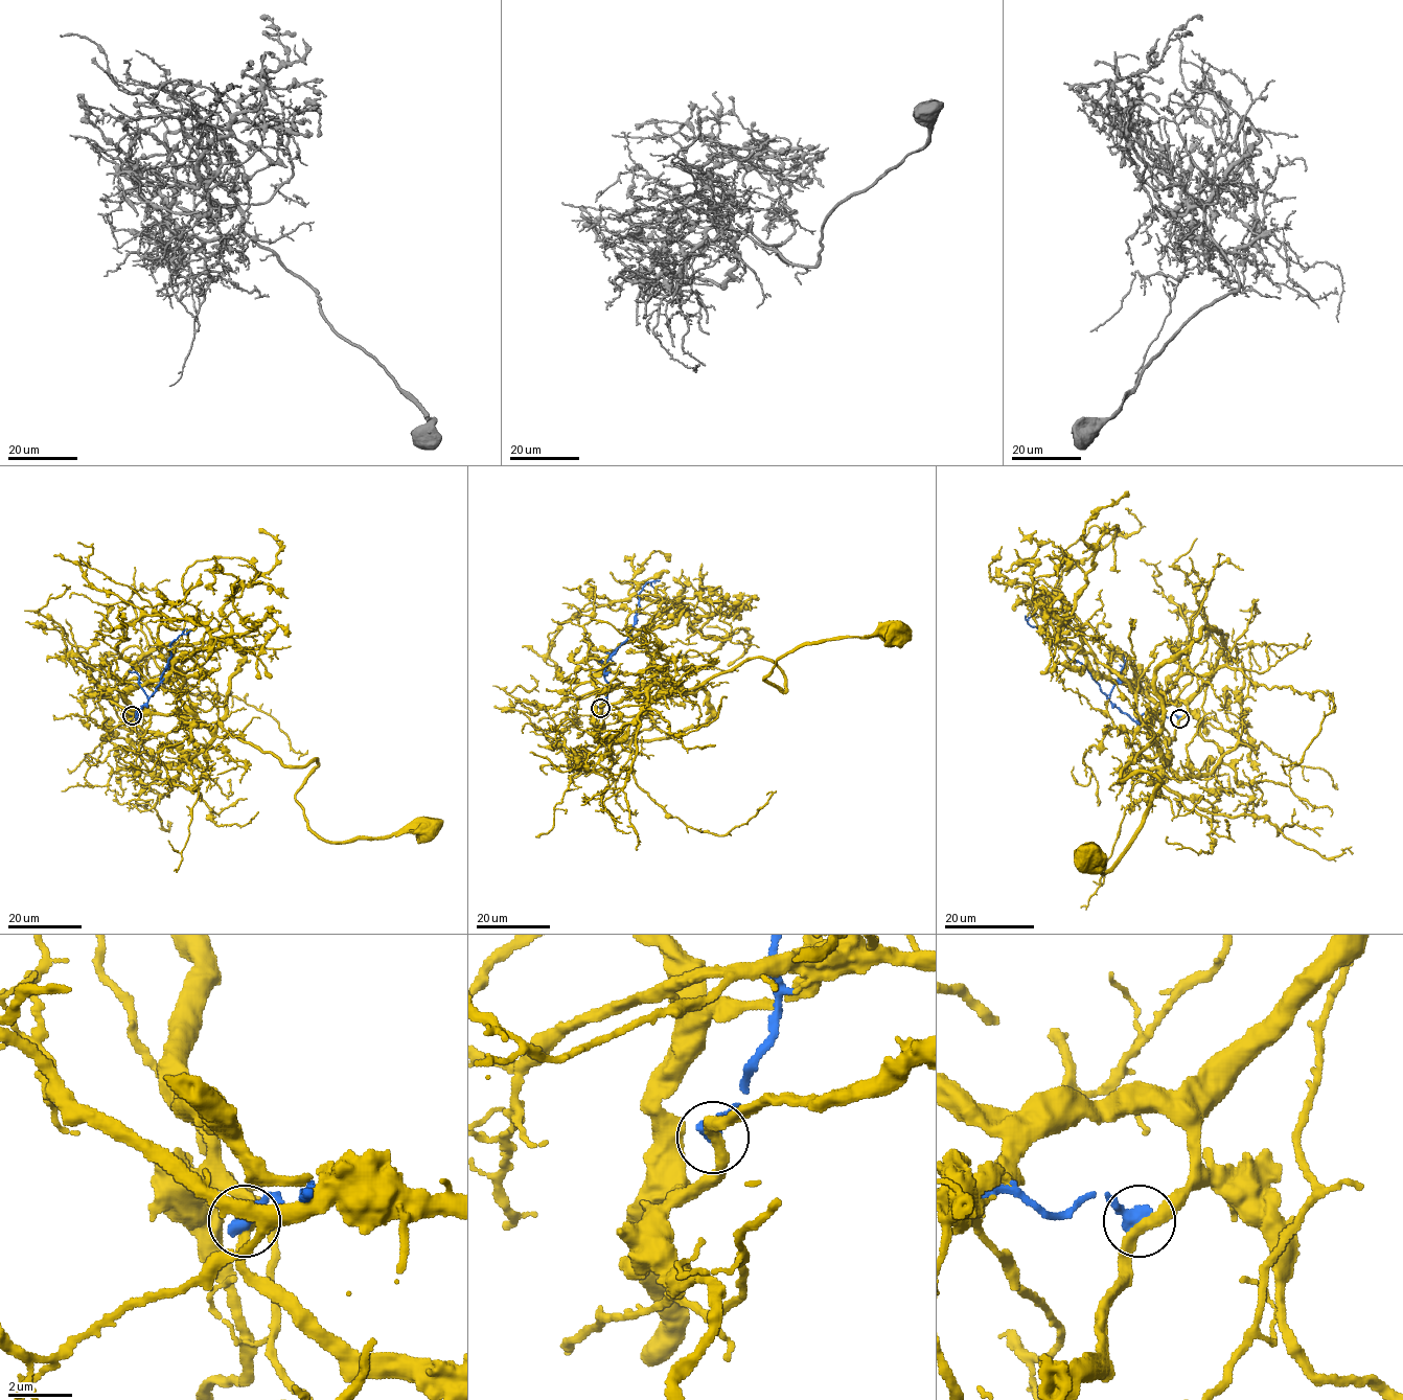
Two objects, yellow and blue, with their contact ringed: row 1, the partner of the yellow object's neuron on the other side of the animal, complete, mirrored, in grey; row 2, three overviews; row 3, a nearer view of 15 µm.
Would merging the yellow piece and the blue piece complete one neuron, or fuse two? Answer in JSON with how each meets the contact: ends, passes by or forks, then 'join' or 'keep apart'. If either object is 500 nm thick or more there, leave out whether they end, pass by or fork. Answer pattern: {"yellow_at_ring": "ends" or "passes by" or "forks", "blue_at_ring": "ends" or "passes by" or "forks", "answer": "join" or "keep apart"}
{"answer": "keep apart"}

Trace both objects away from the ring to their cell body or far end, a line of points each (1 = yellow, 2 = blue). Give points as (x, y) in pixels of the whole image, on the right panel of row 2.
1: (1180, 718), (1167, 760), (1152, 742), (1119, 778), (1157, 778), (1131, 845), (1106, 872), (1081, 859), (1086, 852)
2: (1180, 718), (1175, 714), (1169, 717), (1143, 714), (1132, 720), (1111, 703), (1087, 670), (1027, 621), (1026, 616)

